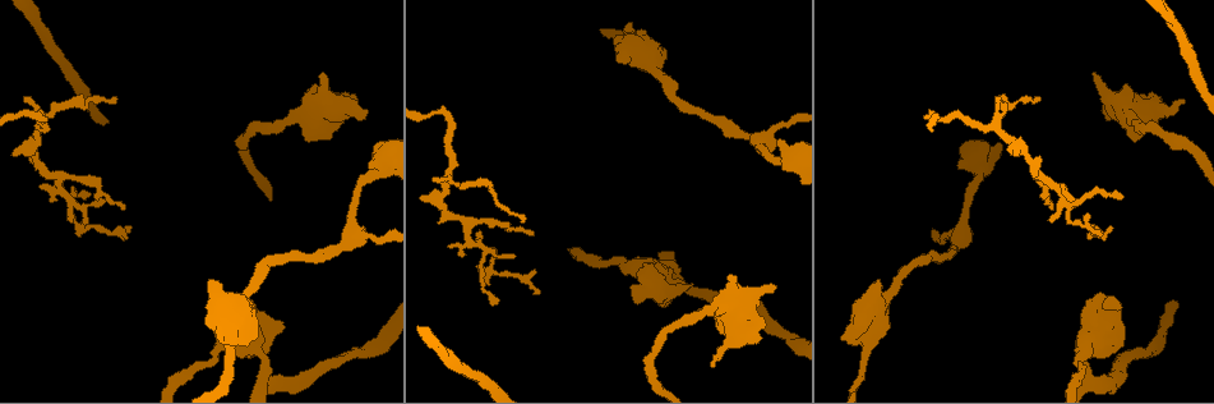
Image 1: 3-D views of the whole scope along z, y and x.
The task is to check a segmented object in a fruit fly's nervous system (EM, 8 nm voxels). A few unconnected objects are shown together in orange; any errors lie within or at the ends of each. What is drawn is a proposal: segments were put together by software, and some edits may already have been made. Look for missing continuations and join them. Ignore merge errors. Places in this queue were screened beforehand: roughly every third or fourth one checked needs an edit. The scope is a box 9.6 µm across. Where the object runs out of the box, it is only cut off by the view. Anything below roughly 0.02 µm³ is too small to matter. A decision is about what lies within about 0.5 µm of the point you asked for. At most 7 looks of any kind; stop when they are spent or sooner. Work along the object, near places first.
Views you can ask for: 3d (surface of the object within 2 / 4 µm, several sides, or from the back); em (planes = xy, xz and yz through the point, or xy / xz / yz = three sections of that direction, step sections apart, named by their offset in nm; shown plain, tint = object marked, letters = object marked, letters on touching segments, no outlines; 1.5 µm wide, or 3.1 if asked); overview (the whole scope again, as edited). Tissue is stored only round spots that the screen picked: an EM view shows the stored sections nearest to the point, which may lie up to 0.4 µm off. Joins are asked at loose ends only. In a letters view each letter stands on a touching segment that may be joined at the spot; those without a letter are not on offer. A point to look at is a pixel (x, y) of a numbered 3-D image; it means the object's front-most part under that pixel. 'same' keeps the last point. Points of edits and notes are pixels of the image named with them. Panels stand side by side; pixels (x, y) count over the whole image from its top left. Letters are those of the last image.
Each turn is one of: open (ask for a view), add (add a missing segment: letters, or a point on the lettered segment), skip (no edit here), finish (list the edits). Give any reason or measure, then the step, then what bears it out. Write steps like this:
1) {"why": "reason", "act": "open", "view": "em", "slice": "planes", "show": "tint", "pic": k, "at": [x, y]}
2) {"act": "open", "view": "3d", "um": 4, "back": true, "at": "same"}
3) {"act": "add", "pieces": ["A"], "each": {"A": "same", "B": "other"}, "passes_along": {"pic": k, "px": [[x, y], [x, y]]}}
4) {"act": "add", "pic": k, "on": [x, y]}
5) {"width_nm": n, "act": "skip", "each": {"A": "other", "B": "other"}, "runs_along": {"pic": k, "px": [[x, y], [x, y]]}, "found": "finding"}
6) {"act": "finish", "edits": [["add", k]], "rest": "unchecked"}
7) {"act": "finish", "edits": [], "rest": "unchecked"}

{"why": "free end", "act": "open", "view": "3d", "um": 2, "pic": 1, "at": [1182, 100]}

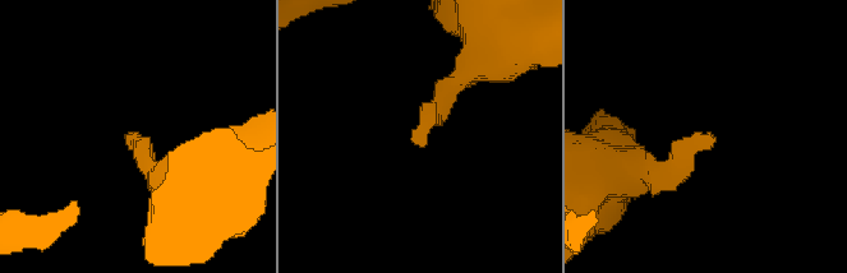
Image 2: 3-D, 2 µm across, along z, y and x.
{"why": "need the tissue", "act": "open", "view": "em", "slice": "yz", "step": 8, "show": "tint", "pic": 2, "at": [137, 135]}

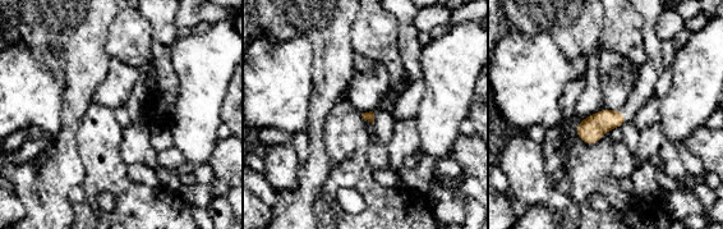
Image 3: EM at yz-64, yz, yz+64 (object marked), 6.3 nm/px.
{"act": "open", "view": "em", "slice": "planes", "show": "letters", "at": "same"}

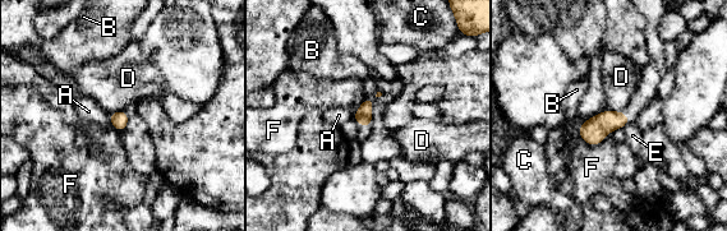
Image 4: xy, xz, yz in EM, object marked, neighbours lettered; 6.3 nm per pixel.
{"act": "skip", "each": {"A": "other", "B": "other", "C": "other", "D": "other", "E": "other", "F": "other"}, "border": {"pic": 4, "px": [[607, 109], [622, 111]]}, "found": "no lettered segment goes on from it"}

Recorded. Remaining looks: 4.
{"why": "stops while still wide", "act": "open", "view": "em", "slice": "planes", "show": "tint", "pic": 1, "at": [622, 60]}

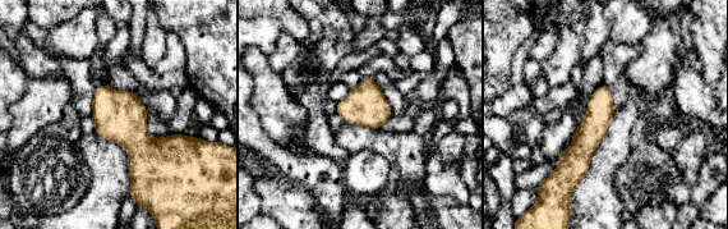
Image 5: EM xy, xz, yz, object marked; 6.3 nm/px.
{"why": "see the neighbours", "act": "open", "view": "em", "slice": "planes", "show": "letters", "at": "same"}

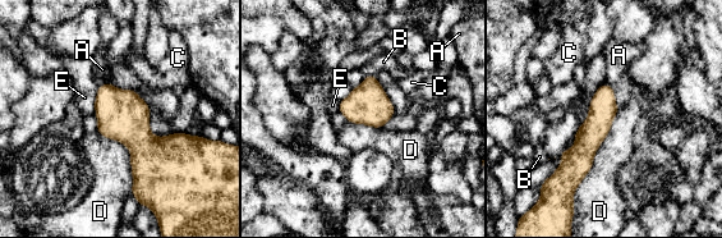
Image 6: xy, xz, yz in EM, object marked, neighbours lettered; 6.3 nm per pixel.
{"longest_contact_nm": ["D", 600], "act": "skip", "each": {"A": "other", "B": "other", "C": "other", "D": "other", "E": "other"}, "border": {"pic": 6, "px": [[619, 109], [591, 170], [573, 196]]}, "found": "no lettered segment goes on from it"}

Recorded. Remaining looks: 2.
{"why": "an open end", "act": "open", "view": "em", "slice": "xz", "step": 8, "show": "letters", "pic": 1, "at": [448, 247]}

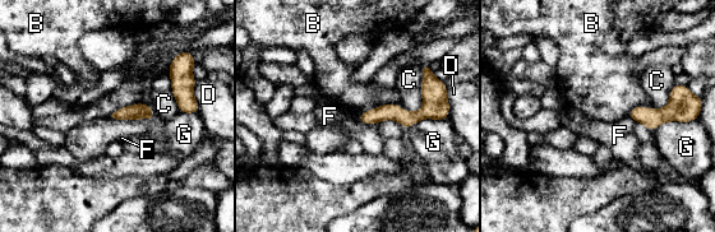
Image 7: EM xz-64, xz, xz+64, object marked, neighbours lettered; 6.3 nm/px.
{"act": "open", "view": "em", "slice": "planes", "show": "letters", "at": "same"}

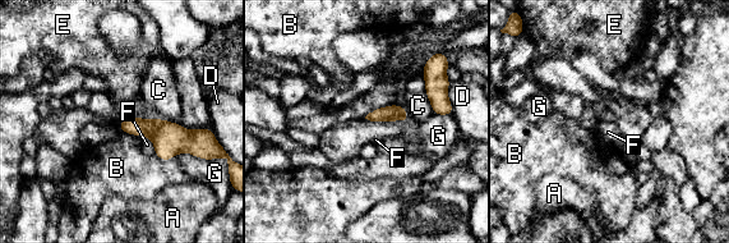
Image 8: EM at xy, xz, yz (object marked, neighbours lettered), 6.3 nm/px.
{"act": "skip", "each": {"A": "other", "B": "other", "C": "other", "D": "other", "E": "other", "F": "other", "G": "other"}, "found": "none of them fits"}

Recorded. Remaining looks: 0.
{"act": "finish", "edits": [], "rest": "unchecked"}

